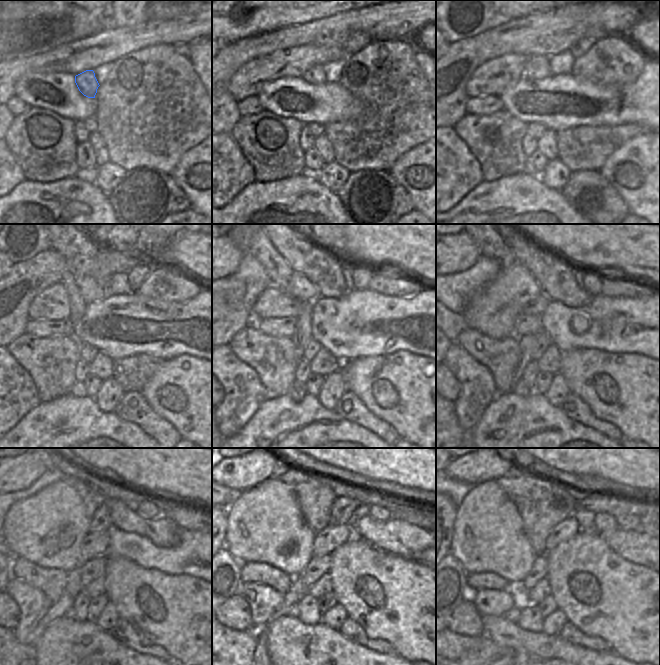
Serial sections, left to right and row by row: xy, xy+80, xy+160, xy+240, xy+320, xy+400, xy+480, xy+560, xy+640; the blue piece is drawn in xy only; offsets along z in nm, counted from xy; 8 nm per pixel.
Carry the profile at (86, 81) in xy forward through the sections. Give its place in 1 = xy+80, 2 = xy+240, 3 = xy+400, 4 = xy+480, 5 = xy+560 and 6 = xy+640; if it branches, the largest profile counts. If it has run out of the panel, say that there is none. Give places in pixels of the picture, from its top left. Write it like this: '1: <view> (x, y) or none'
1: xy+80 (315, 75)
2: xy+240 (89, 289)
3: xy+400 (493, 311)
4: xy+480 (47, 528)
5: xy+560 (265, 524)
6: xy+640 (488, 536)

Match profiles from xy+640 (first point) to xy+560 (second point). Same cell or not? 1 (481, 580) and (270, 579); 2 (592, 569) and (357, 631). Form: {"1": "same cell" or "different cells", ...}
{"1": "same cell", "2": "different cells"}

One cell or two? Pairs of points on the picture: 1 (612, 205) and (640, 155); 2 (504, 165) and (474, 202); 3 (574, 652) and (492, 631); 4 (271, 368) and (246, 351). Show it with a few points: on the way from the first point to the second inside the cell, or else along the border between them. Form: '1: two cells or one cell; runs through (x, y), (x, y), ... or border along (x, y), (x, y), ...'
1: two cells; border along (603, 176), (618, 193), (631, 213)
2: two cells; border along (512, 174), (491, 181), (483, 180)
3: one cell; runs through (554, 652), (535, 652), (525, 643), (512, 636)
4: one cell; runs through (265, 362), (252, 351)

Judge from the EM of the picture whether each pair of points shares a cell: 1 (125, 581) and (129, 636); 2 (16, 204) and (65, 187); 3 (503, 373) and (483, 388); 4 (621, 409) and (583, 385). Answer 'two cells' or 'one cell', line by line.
1: two cells
2: one cell
3: two cells
4: one cell

